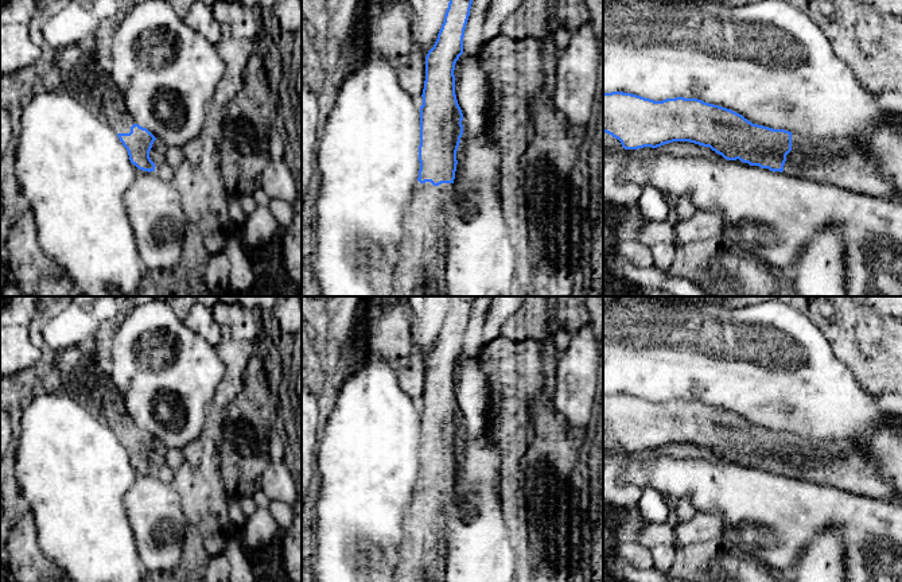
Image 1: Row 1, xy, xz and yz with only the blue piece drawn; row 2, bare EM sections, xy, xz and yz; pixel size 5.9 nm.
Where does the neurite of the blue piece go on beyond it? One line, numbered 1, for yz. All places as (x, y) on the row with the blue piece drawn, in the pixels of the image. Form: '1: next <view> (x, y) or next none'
1: next yz (843, 162)

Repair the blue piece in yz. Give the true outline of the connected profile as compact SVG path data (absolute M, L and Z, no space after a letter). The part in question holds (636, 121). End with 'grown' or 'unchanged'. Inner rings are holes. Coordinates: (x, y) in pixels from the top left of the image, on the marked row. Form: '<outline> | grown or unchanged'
M603 93L603 132L618 139L625 150L657 148L673 141L689 141L709 147L727 160L740 160L777 174L832 183L852 193L895 199L893 182L878 172L876 163L862 143L851 137L814 137L785 129L753 124L742 115L697 98L666 98L654 101L631 93Z | grown

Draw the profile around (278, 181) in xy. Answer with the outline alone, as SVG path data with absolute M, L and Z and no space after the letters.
M269 160L260 176L260 187L271 197L271 199L281 199L291 205L300 205L298 197L302 193L298 187L302 185L292 168L285 160Z

